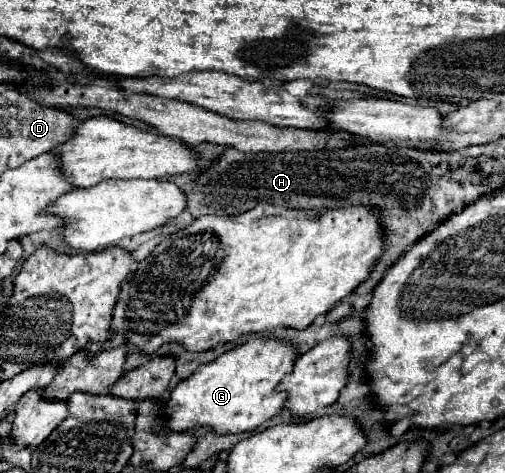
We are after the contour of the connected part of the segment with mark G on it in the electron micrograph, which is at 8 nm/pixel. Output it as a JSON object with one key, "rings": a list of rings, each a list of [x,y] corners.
{"rings":[[[251,338],[235,346],[173,388],[165,404],[167,428],[185,432],[197,426],[211,426],[217,434],[237,434],[265,424],[287,402],[287,394],[277,390],[277,386],[293,370],[297,358],[297,346],[277,338]]]}

